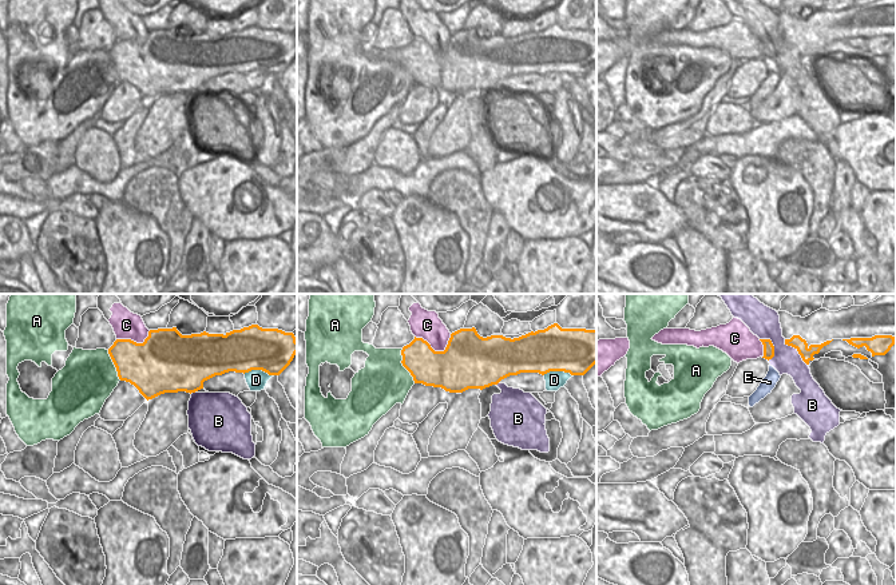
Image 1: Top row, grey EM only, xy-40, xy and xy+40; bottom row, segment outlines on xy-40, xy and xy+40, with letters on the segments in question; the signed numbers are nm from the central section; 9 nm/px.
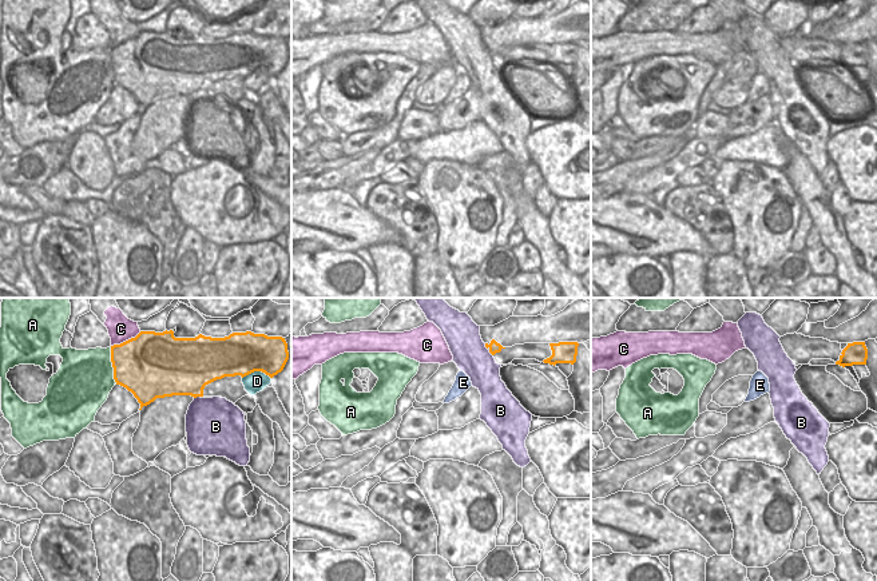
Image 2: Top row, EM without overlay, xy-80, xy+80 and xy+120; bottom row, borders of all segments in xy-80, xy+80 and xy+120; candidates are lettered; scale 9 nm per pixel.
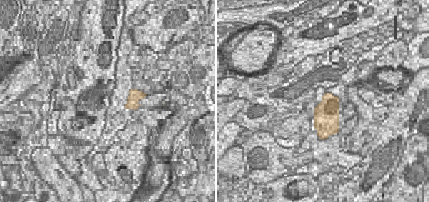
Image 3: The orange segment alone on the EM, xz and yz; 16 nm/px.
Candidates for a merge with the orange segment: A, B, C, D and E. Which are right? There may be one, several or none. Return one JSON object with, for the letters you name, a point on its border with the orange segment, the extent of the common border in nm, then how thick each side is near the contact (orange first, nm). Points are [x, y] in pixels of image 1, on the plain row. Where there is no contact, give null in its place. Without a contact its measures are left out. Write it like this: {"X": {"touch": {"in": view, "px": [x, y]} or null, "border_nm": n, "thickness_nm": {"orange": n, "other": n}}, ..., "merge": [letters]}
{"C": {"touch": {"in": "xy", "px": [436, 52]}, "border_nm": 340, "thickness_nm": {"orange": 420, "other": 240}}, "merge": ["C"]}

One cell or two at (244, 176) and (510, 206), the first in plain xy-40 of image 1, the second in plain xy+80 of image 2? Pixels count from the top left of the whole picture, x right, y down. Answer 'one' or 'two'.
one

